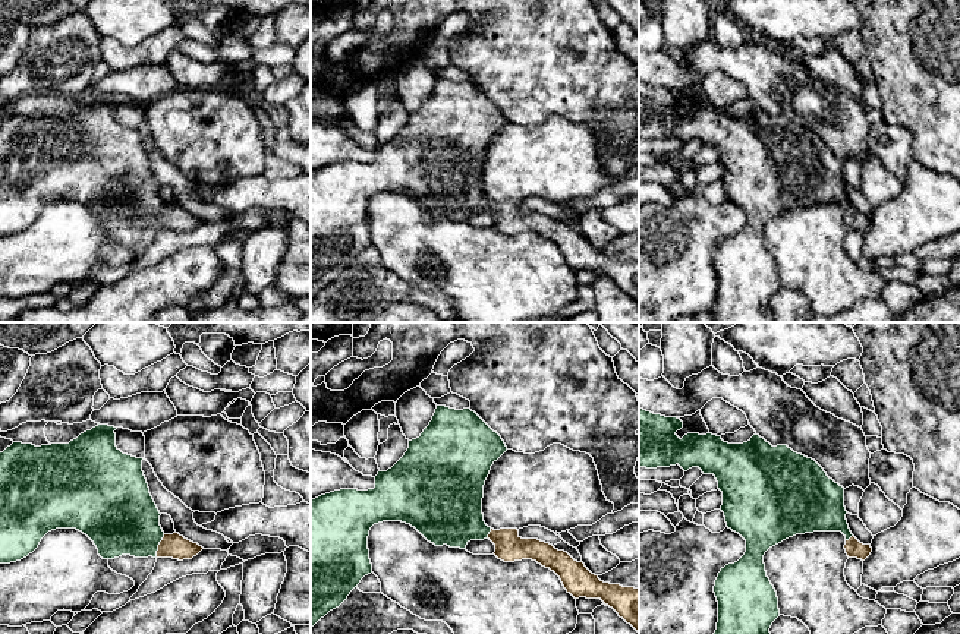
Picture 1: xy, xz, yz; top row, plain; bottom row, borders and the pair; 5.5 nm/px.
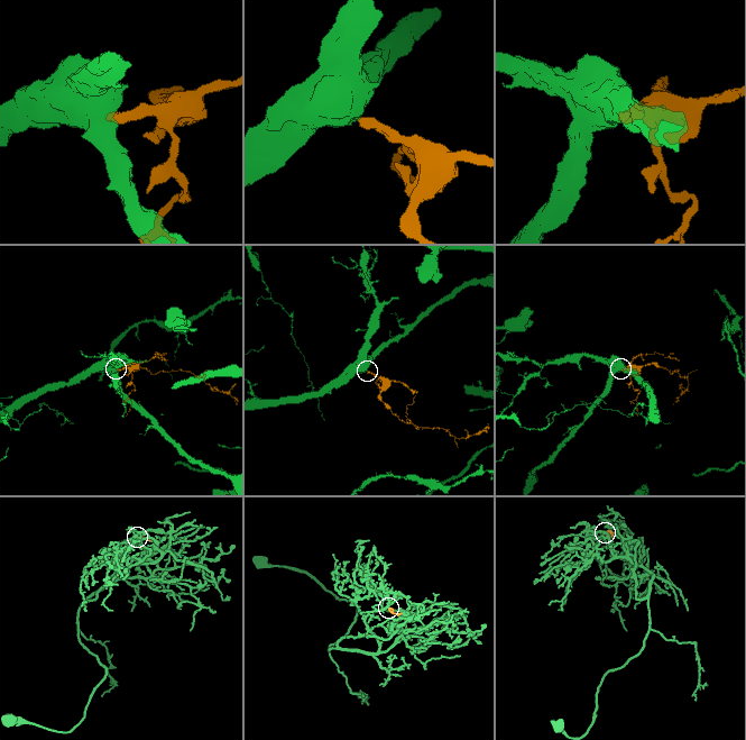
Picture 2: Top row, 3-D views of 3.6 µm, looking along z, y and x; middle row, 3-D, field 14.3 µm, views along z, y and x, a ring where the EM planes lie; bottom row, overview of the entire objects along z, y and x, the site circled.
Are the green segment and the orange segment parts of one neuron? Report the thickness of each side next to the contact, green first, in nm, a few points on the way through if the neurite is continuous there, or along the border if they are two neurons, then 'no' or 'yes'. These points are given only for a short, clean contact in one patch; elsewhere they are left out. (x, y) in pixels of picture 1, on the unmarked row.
calibres 400 and 140 nm; way xy (122, 191), (157, 218), (176, 218); yes

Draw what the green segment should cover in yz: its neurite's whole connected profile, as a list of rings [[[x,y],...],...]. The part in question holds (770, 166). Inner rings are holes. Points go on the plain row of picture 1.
[[[639,81],[639,138],[657,141],[679,136],[684,143],[699,139],[704,146],[714,146],[723,164],[721,183],[727,199],[746,212],[745,227],[721,240],[715,252],[718,294],[711,309],[714,322],[774,322],[769,300],[780,281],[777,264],[767,249],[765,224],[789,209],[813,204],[841,204],[849,230],[865,233],[872,220],[852,206],[846,192],[844,160],[830,151],[815,132],[787,117],[772,119],[756,105],[747,114],[728,116],[712,105],[687,105],[680,111],[676,104],[682,100],[683,94],[677,89]]]

